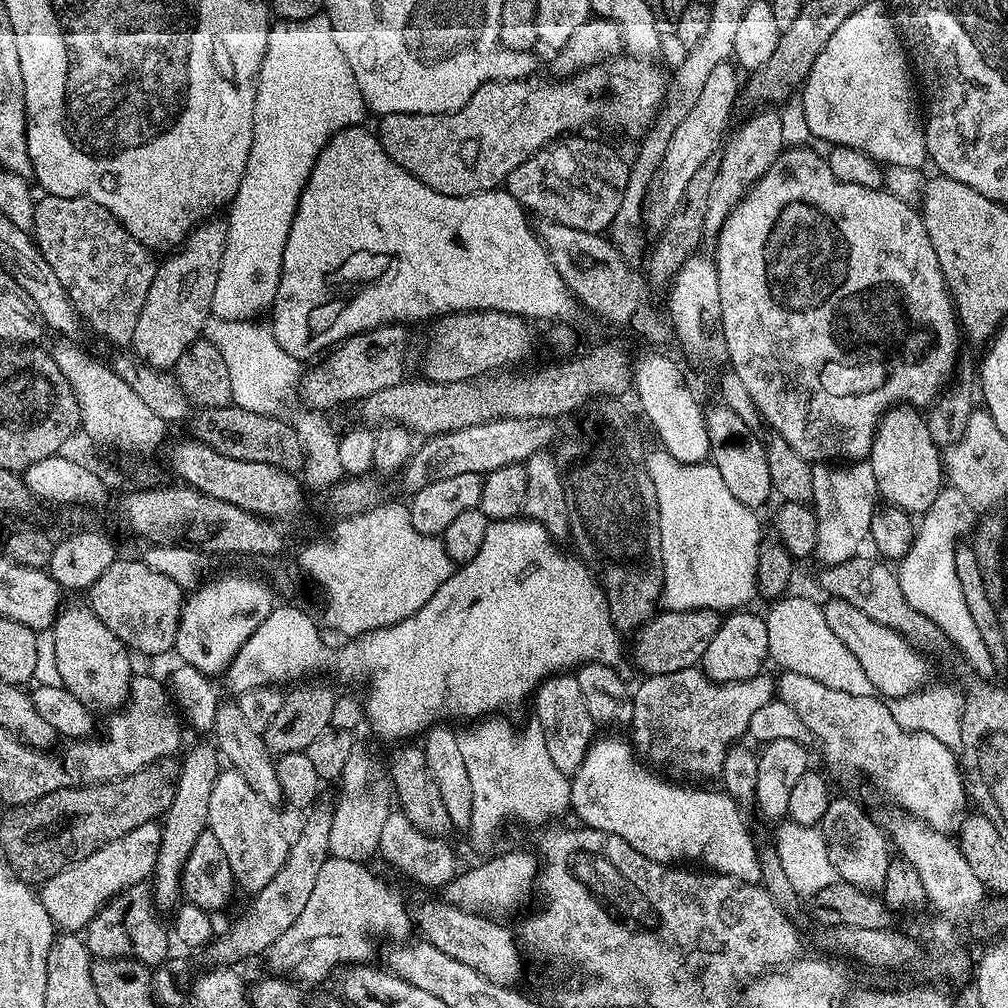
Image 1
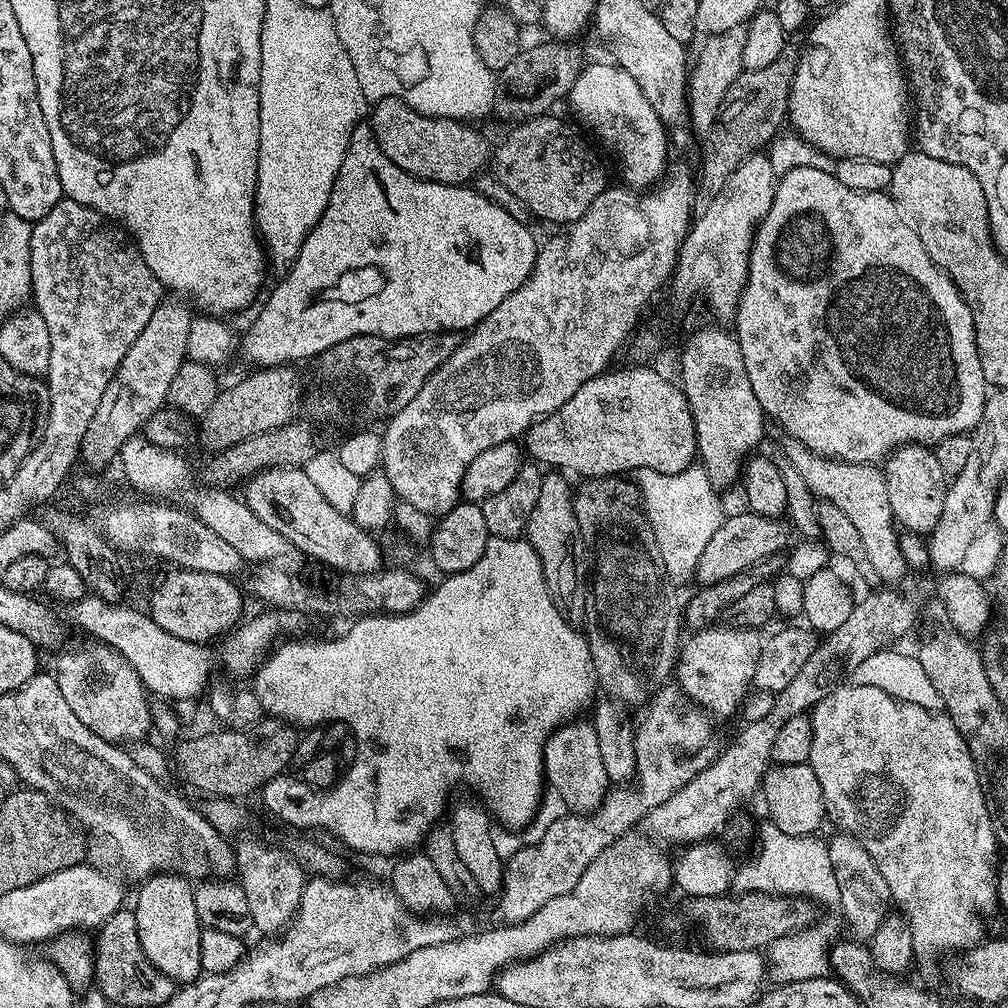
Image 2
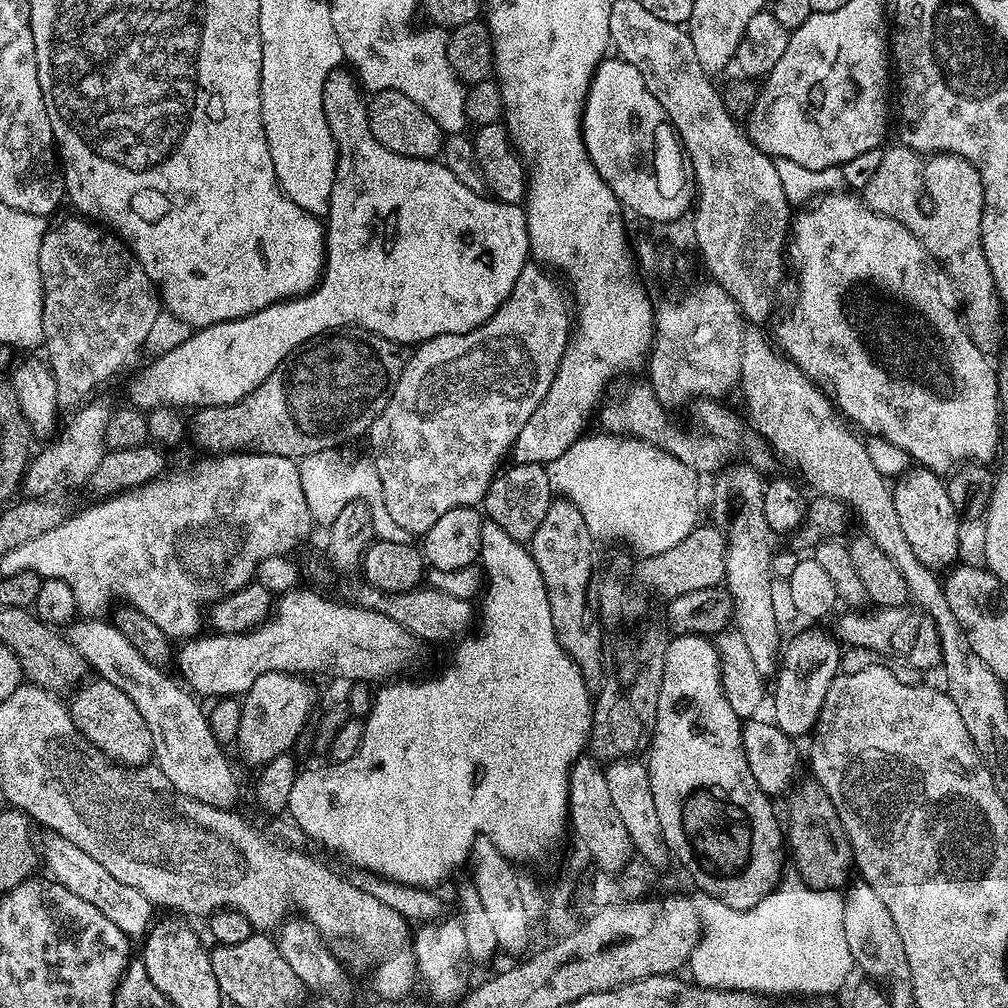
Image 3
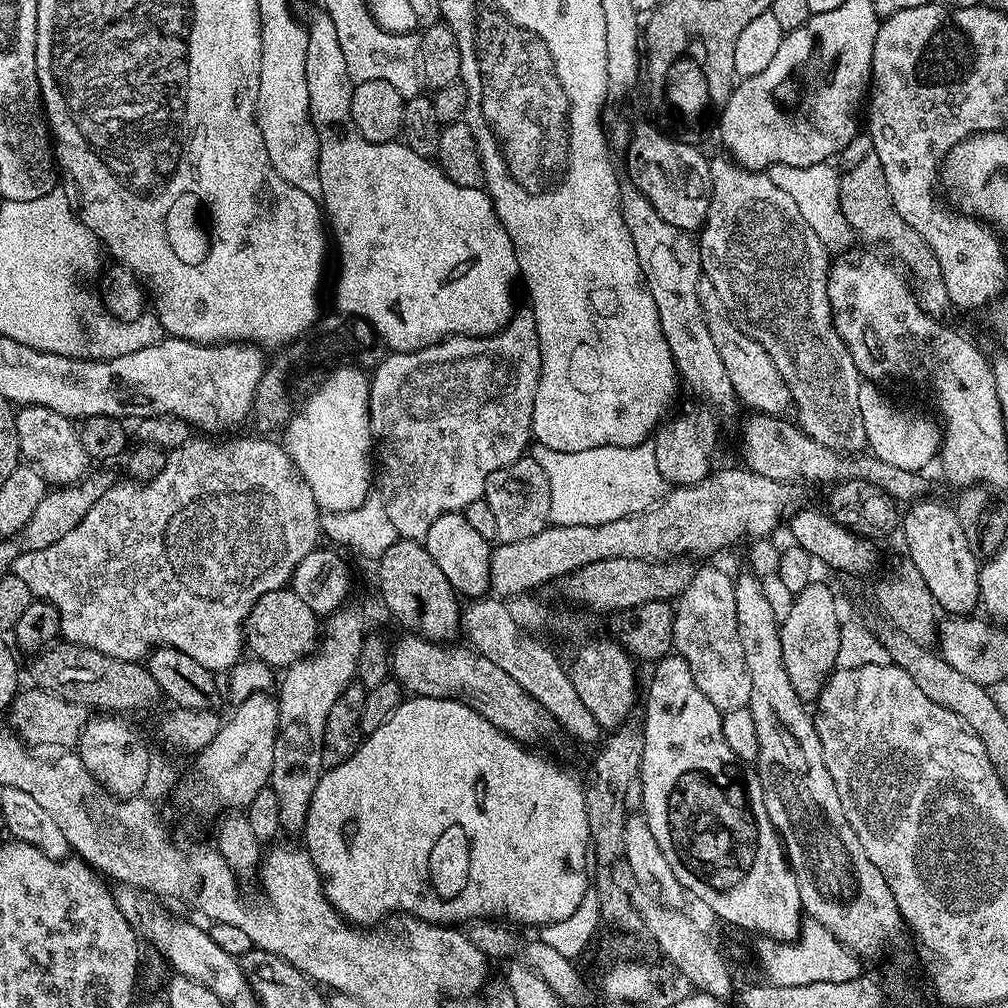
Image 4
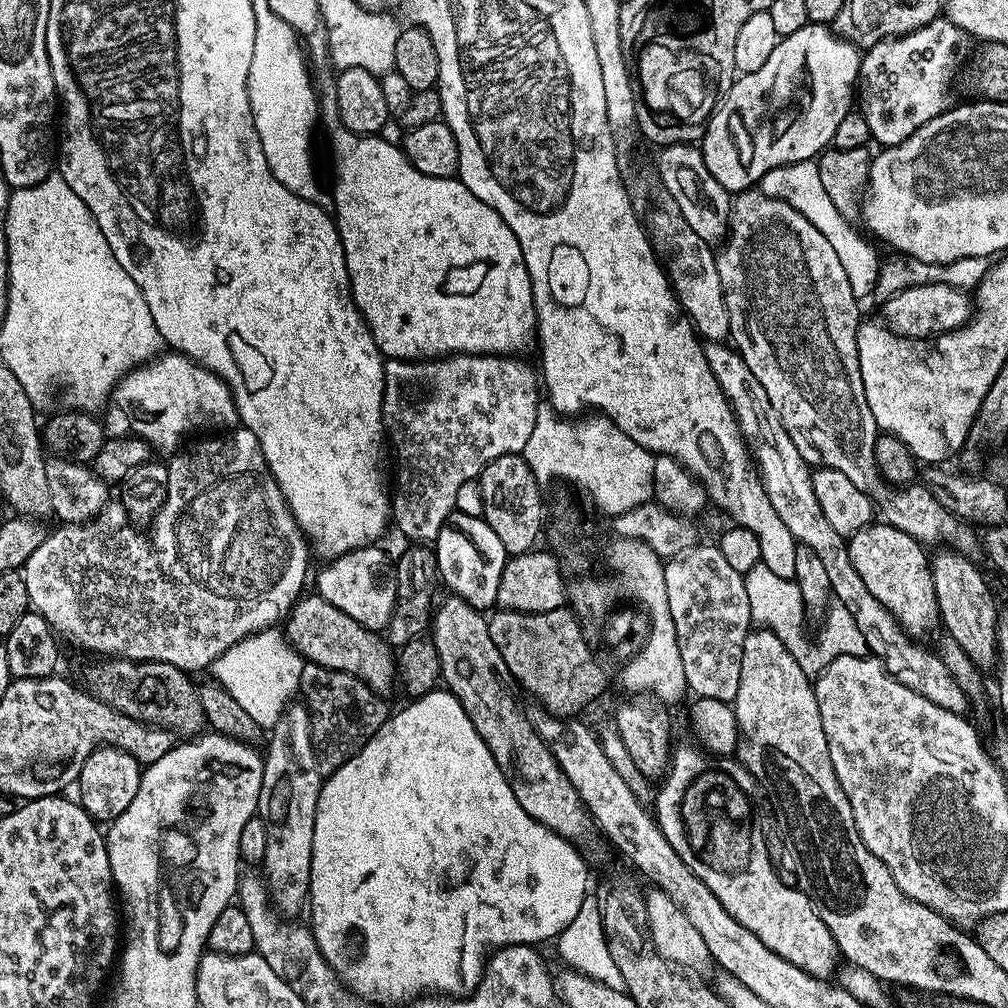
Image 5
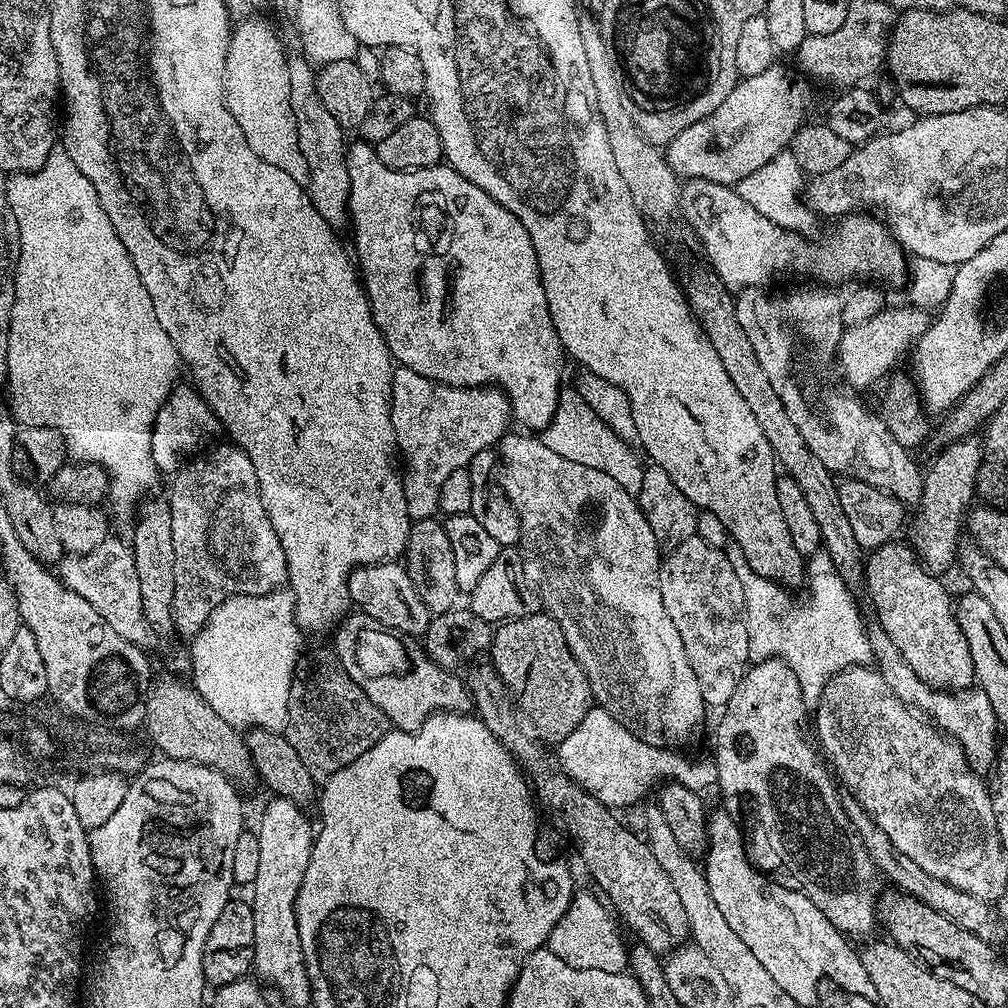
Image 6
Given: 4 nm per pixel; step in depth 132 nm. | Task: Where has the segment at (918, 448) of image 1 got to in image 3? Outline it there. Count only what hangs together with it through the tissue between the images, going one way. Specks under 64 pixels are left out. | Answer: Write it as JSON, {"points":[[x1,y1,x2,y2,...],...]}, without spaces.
{"points":[[912,466,895,481,892,497,894,510,898,510,898,523,906,534,906,542,910,542,910,550,918,554,918,562,933,570,955,565,960,552,961,517,954,502,950,502,947,483,928,468]]}

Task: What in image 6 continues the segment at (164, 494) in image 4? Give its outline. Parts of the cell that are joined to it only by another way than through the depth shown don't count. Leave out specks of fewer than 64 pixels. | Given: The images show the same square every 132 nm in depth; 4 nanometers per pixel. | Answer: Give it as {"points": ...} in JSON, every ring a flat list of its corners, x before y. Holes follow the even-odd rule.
{"points":[[231,442,217,443,209,447,203,454,187,461,179,472,171,477,172,496,167,497,168,505,172,511,172,541,174,542,174,570,176,571,176,593,172,603,172,615,174,617,174,628,178,633,185,632,191,638,200,631,208,622,208,615,212,613,213,607,221,600,229,596,261,596,267,592,275,592,283,589,288,582,288,571,286,570,286,556,282,550,282,542,278,542,278,534,274,534,274,526,266,514,266,506,262,506,262,494,258,486,258,480,254,474,254,462,240,448],[109,538,98,542,94,550,81,556,65,555,58,565,58,579,74,590,74,594,86,598,86,602,90,602,90,606,102,614,105,624,123,636,135,637,135,632,145,627,142,594,136,584,138,574,134,570,131,547,125,541,123,544,120,540]]}

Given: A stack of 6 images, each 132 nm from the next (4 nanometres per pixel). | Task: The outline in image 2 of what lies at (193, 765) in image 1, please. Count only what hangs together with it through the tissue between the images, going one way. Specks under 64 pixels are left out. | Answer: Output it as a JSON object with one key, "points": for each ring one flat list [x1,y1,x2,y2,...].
{"points":[[161,872,155,876,149,876,139,885,140,893,136,896,134,911,136,925,138,926,138,942,142,944,142,950,146,958,162,974,166,974,174,982,181,985,190,983,201,975,200,966,200,933,202,925,198,918,198,910,194,910,194,888,185,876,174,872]]}

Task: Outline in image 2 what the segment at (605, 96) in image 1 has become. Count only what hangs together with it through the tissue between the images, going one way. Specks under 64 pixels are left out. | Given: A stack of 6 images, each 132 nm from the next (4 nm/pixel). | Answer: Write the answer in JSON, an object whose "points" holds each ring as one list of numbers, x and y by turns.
{"points":[[393,96,377,100,371,105,370,127,373,138,386,158,390,158,390,162,406,170,406,174,417,176,419,180,464,186,490,160,490,144,488,148,488,140,476,129,478,127,463,120,424,116]]}

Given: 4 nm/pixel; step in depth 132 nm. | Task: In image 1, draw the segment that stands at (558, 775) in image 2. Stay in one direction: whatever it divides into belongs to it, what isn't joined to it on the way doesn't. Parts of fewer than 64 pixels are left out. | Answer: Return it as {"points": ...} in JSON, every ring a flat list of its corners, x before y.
{"points":[[574,674,548,676,538,685,534,693,536,712,534,718,545,731,547,751,558,770,567,774,574,773,582,766,588,748,594,739,592,731,598,728,596,721,590,718,590,710,582,699,582,689,578,687,578,678]]}

